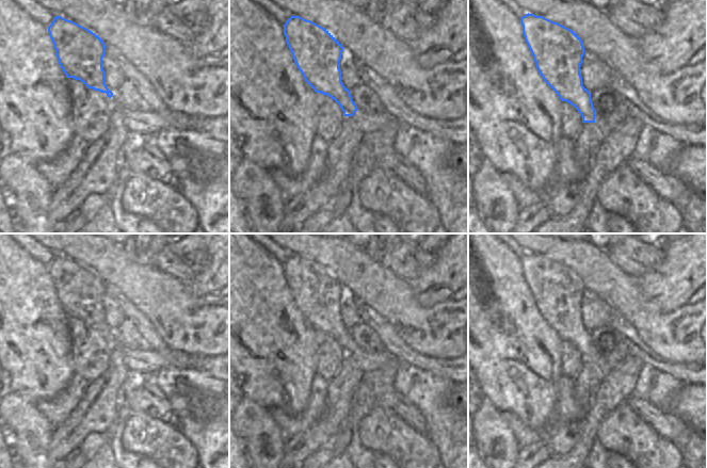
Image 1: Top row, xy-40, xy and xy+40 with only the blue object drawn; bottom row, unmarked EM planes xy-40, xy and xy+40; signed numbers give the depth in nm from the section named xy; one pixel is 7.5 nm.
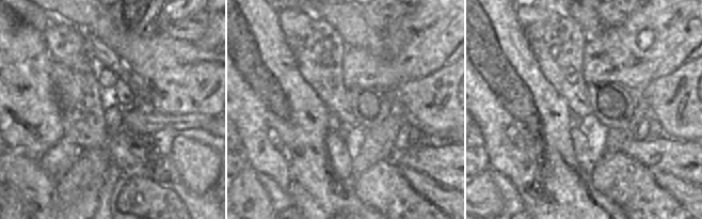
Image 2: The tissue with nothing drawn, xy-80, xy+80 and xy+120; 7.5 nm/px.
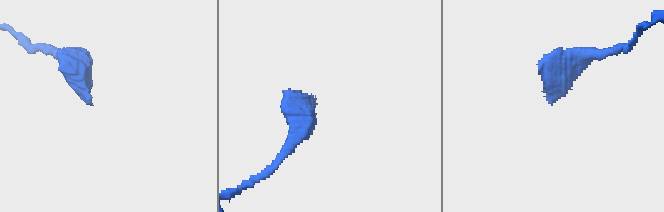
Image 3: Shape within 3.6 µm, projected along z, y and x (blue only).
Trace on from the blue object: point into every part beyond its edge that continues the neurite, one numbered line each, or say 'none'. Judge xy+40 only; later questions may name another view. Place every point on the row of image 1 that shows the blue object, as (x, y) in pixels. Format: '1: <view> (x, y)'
1: xy+40 (600, 125)

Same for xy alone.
1: xy (367, 123)

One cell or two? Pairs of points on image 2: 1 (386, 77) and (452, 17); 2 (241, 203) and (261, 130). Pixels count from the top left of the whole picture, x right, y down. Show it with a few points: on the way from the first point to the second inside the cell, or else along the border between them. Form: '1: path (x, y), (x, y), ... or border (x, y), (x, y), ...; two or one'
1: path (402, 60), (435, 27); one
2: border (249, 165), (256, 172); two

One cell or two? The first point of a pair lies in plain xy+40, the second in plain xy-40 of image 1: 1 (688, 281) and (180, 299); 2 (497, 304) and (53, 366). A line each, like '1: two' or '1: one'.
1: two
2: one

